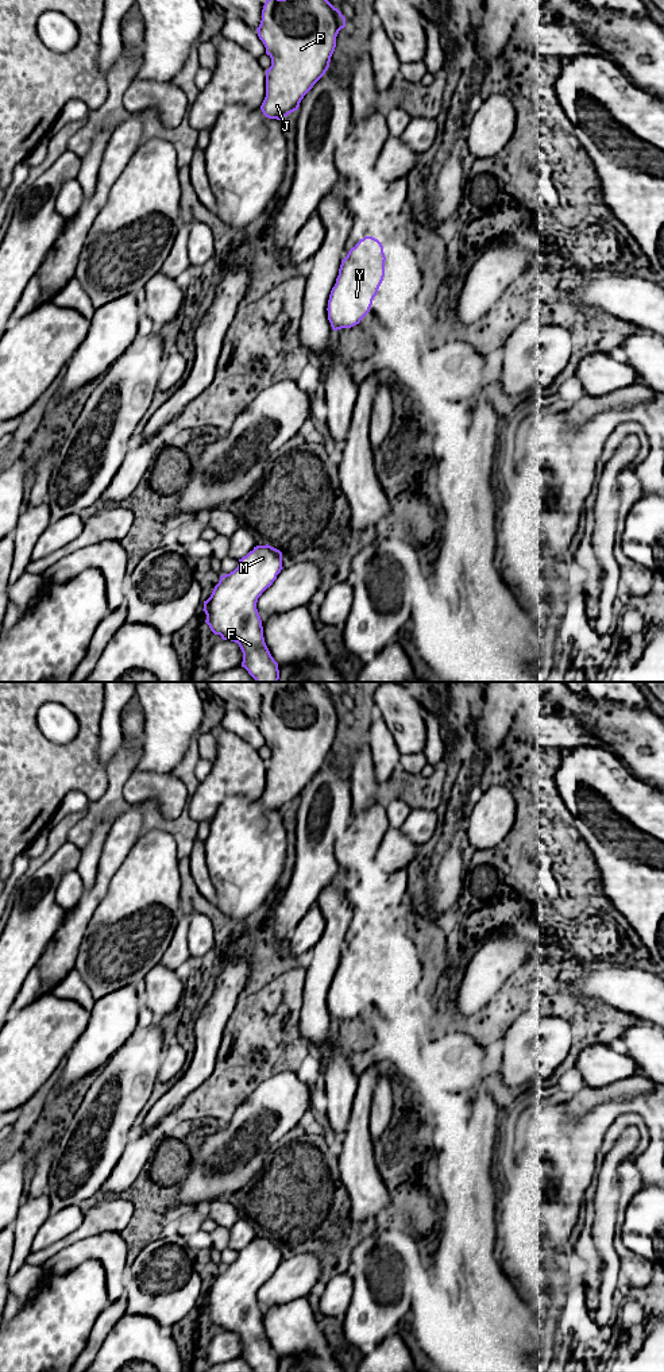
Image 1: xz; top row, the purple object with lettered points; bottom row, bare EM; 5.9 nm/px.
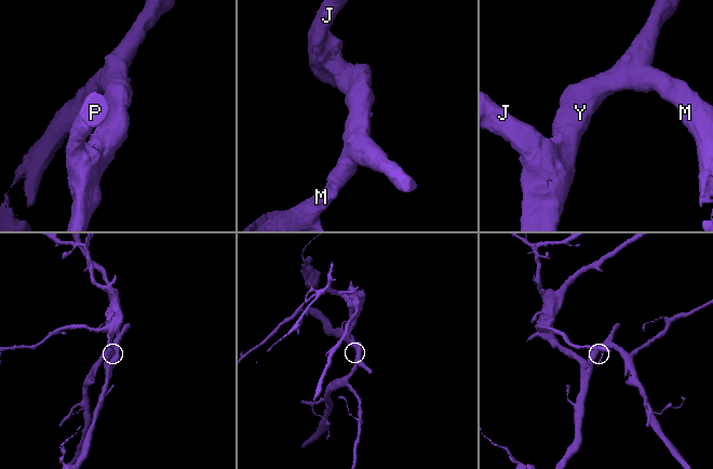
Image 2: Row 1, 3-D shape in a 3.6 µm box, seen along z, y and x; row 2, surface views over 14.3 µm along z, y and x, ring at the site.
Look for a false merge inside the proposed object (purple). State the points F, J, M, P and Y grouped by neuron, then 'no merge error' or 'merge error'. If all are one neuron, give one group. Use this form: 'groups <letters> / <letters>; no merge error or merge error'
groups F J M P Y; no merge error

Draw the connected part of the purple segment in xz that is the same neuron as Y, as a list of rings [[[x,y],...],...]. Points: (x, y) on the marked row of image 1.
[[[372,236],[360,239],[341,259],[327,308],[333,331],[359,324],[370,312],[385,277],[385,261],[383,246]]]

